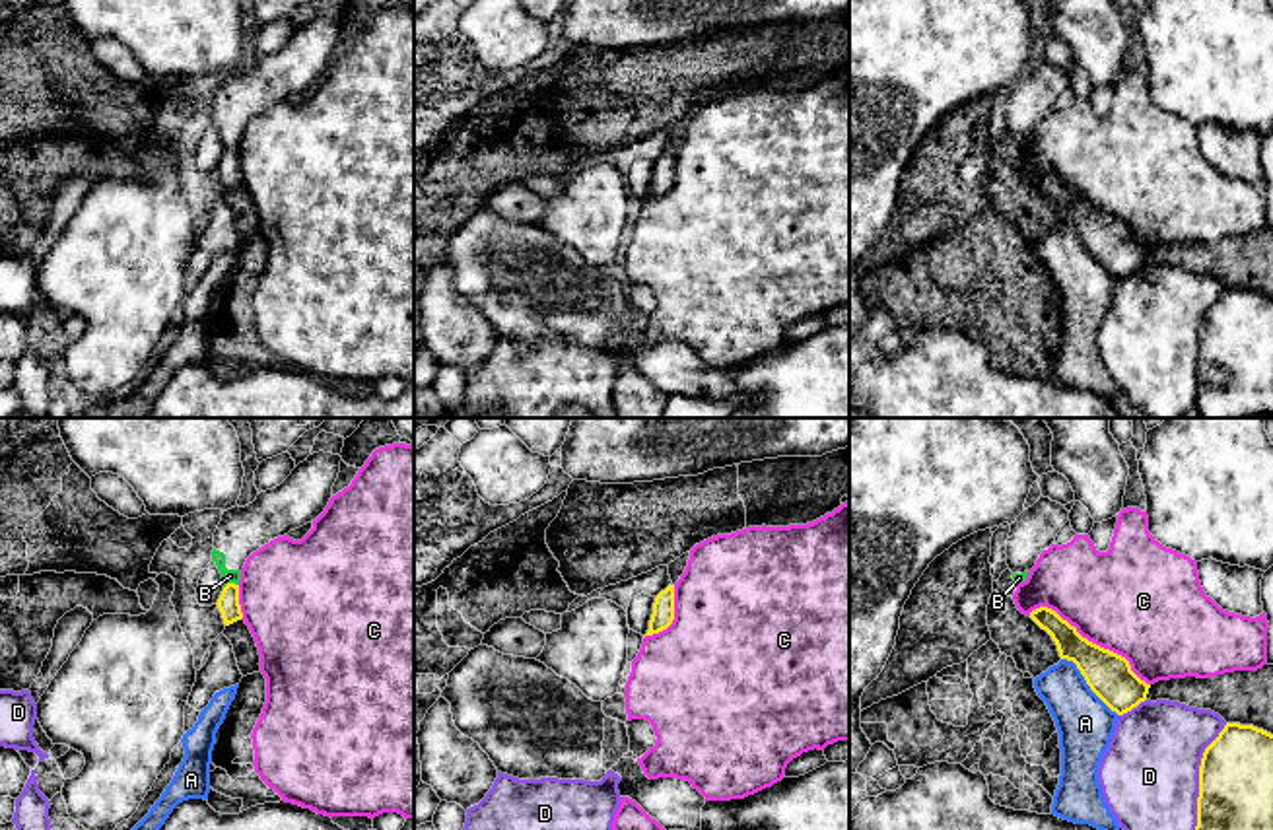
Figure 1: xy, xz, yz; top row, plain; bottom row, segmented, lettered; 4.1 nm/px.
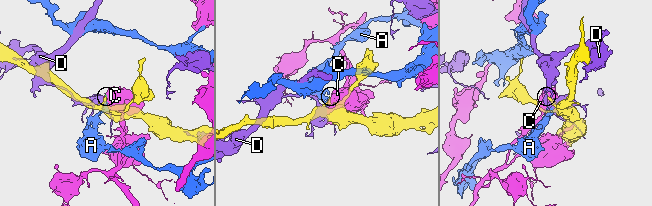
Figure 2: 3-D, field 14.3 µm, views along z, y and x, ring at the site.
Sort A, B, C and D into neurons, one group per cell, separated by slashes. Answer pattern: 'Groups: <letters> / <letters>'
Groups: A / B / C / D

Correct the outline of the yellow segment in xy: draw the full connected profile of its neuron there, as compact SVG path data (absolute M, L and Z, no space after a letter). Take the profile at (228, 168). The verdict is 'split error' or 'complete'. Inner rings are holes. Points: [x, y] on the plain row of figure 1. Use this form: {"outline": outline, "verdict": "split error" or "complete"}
{"outline": "M212 115L212 124L216 126L222 144L224 144L224 156L218 163L218 173L222 177L224 189L229 190L243 183L241 169L239 169L239 146L241 136L239 134L227 134L225 132L225 119L220 115Z", "verdict": "split error"}

